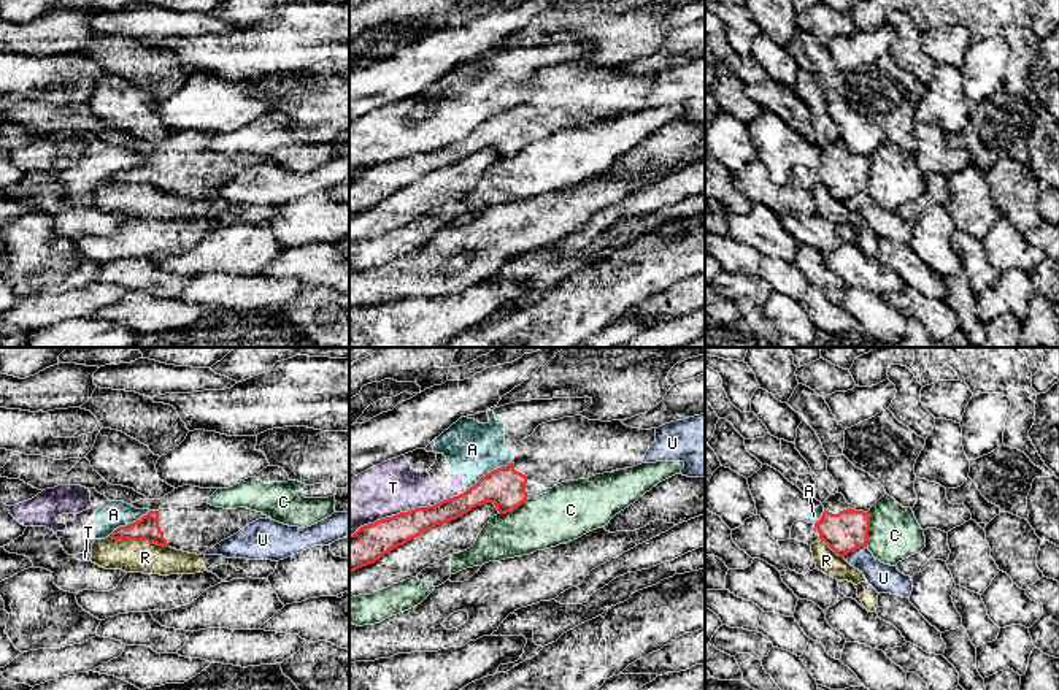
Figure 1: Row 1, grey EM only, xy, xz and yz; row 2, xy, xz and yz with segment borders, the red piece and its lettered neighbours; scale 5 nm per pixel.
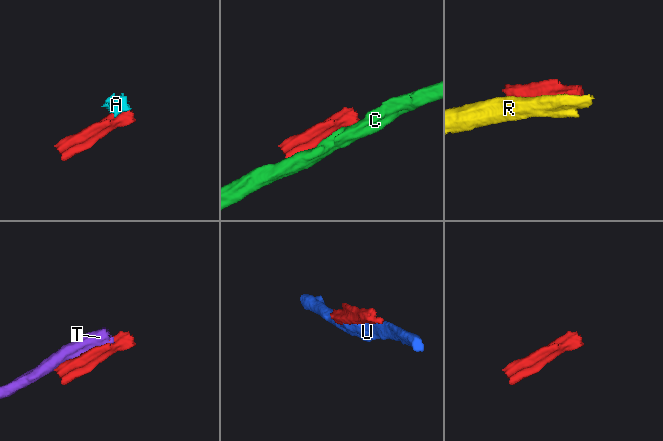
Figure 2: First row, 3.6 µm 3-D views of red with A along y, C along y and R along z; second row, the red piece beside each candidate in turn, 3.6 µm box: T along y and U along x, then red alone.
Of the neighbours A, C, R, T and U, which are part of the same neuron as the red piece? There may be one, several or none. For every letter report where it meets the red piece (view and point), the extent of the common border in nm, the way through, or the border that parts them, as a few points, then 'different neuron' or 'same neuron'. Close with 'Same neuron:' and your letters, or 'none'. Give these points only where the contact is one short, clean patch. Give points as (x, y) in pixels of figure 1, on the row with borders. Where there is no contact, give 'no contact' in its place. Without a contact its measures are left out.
A: contact xz (488, 473); length 280 nm; border xz (512, 460), (488, 471), (465, 490); different neuron
C: contact yz (869, 528); length 180 nm; different neuron
R: contact xy (138, 540); length 300 nm; different neuron
T: contact xz (408, 511); length 650 nm; different neuron
U: contact yz (854, 549); length 130 nm; different neuron
Same neuron: none

